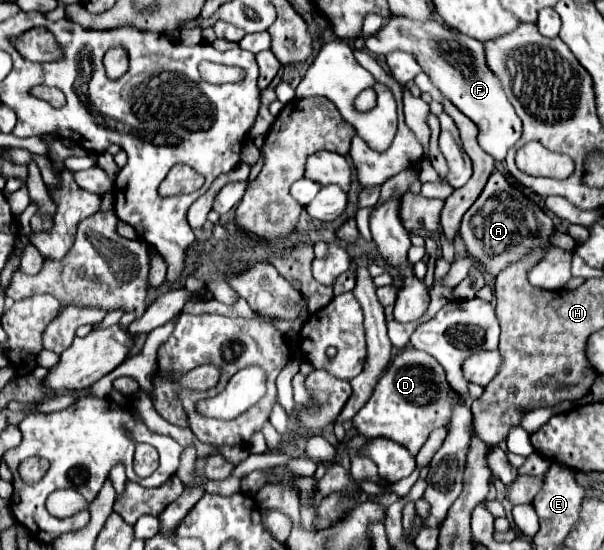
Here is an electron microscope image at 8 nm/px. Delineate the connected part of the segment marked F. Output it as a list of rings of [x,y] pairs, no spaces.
[[[392,16],[390,22],[376,34],[366,38],[366,48],[374,54],[388,54],[392,50],[404,50],[414,54],[416,62],[430,76],[432,84],[452,102],[460,112],[464,112],[478,126],[478,144],[490,154],[496,162],[502,162],[506,152],[518,142],[522,134],[522,122],[516,116],[512,104],[508,102],[500,78],[490,70],[484,56],[484,46],[478,40],[462,42],[462,58],[478,62],[476,66],[456,66],[450,60],[456,60],[450,54],[440,54],[440,24],[438,22],[412,22],[402,16]]]

